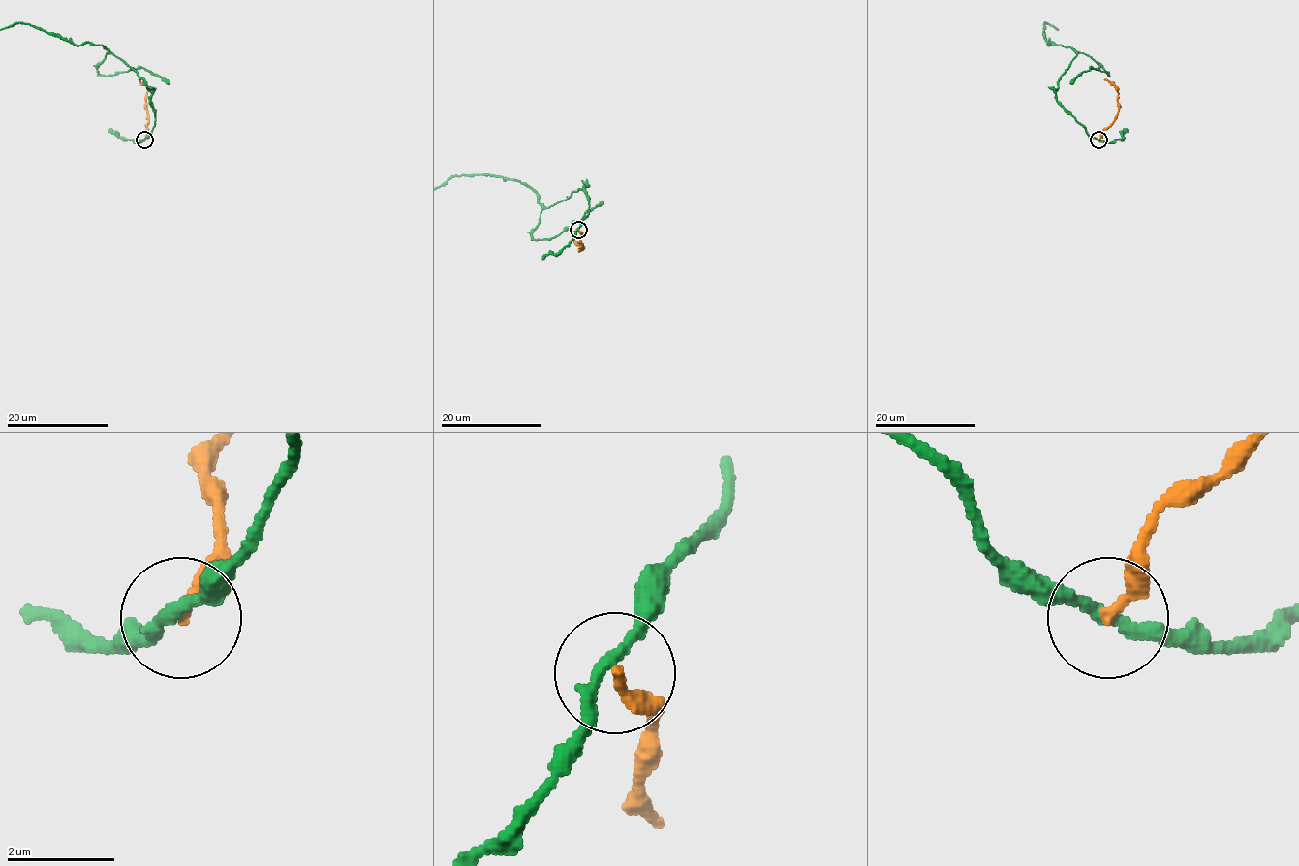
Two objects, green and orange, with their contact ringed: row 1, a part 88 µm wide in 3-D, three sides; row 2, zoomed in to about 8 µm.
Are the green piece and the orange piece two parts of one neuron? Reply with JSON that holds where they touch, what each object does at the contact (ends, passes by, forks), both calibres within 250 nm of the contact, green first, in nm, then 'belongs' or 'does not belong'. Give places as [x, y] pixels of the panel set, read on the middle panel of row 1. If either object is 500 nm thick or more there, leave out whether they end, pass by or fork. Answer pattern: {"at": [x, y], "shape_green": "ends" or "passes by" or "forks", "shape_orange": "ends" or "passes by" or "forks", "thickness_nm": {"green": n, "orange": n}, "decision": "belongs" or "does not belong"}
{"at": [578, 230], "shape_green": "passes by", "shape_orange": "ends", "thickness_nm": {"green": 200, "orange": 200}, "decision": "does not belong"}

